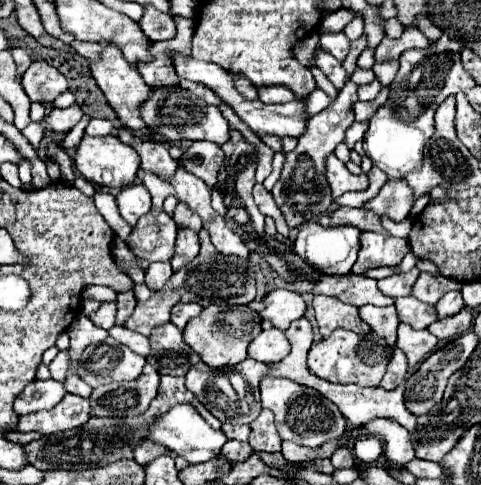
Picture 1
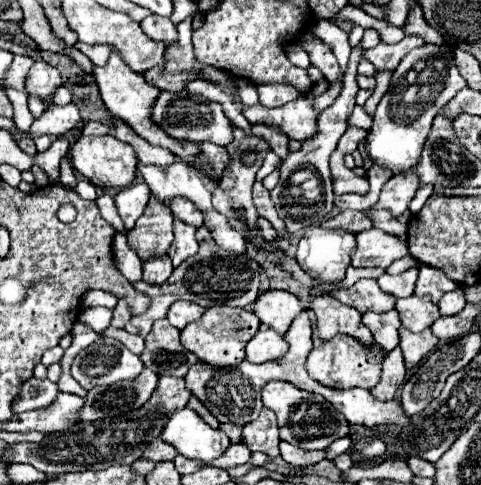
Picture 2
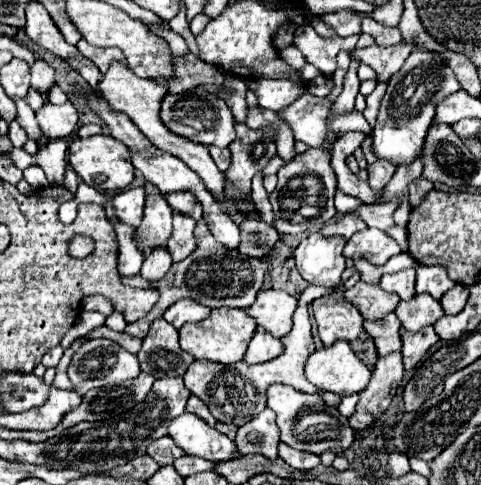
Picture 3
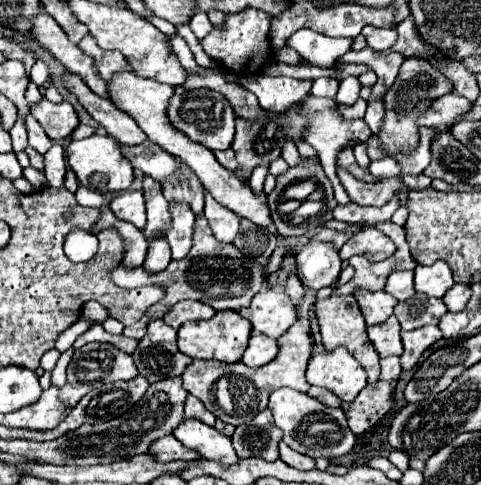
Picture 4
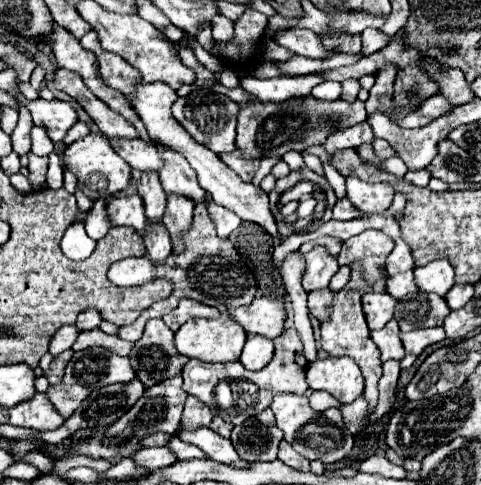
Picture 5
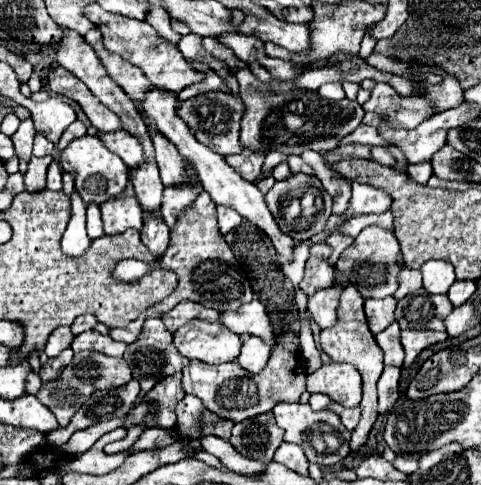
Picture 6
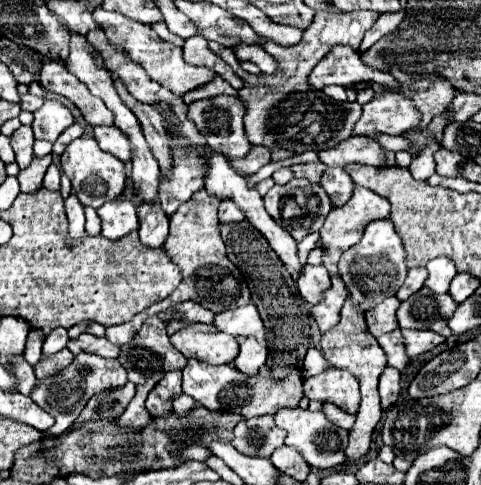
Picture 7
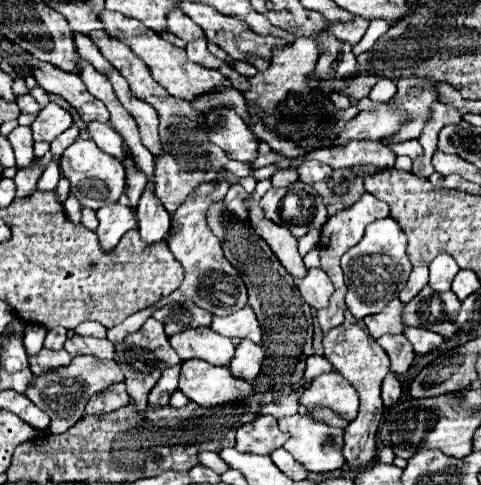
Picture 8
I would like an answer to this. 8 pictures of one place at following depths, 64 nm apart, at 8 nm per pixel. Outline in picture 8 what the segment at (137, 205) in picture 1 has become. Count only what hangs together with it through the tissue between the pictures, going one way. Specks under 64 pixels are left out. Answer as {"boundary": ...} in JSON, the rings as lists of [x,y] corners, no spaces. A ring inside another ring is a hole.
{"boundary":[[[118,202],[106,204],[96,214],[98,214],[98,222],[100,222],[96,228],[96,236],[98,236],[102,252],[112,252],[116,248],[116,244],[120,242],[120,238],[130,228],[136,226],[136,216],[134,216],[132,208],[120,206]]]}

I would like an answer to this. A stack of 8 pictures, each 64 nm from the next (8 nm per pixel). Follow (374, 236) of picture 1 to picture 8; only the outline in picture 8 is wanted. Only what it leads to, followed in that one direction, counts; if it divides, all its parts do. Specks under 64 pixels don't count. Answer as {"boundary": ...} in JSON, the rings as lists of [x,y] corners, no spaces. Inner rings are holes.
{"boundary":[[[382,218],[372,222],[366,228],[364,238],[342,256],[342,270],[348,286],[346,306],[352,316],[364,318],[382,312],[382,308],[390,300],[398,298],[412,272],[412,264],[406,256],[406,234],[398,226],[398,222],[394,218]]]}

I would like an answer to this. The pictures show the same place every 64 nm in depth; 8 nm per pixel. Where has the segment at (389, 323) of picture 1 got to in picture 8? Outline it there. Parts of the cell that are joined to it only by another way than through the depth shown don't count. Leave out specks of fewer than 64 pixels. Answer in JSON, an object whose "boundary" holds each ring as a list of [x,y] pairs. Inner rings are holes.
{"boundary":[[[386,334],[382,338],[378,338],[378,344],[384,348],[384,352],[388,354],[392,366],[390,370],[394,374],[406,374],[408,368],[412,366],[412,360],[414,360],[414,350],[412,350],[412,344],[408,342],[408,338],[404,334]]]}

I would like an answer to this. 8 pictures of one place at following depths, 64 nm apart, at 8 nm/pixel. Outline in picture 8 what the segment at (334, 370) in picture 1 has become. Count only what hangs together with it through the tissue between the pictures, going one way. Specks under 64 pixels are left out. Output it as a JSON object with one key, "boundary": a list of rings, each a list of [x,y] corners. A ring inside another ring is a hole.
{"boundary":[[[328,372],[318,376],[312,382],[312,386],[304,388],[300,404],[306,408],[312,406],[330,408],[348,422],[352,422],[358,414],[356,390],[338,372]]]}

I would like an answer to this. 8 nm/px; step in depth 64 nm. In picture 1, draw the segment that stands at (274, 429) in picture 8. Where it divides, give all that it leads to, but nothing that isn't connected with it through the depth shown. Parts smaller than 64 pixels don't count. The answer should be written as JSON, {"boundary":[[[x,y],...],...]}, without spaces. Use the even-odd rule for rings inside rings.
{"boundary":[[[262,410],[260,416],[250,424],[248,444],[254,452],[280,452],[280,442],[274,414],[270,410]]]}

